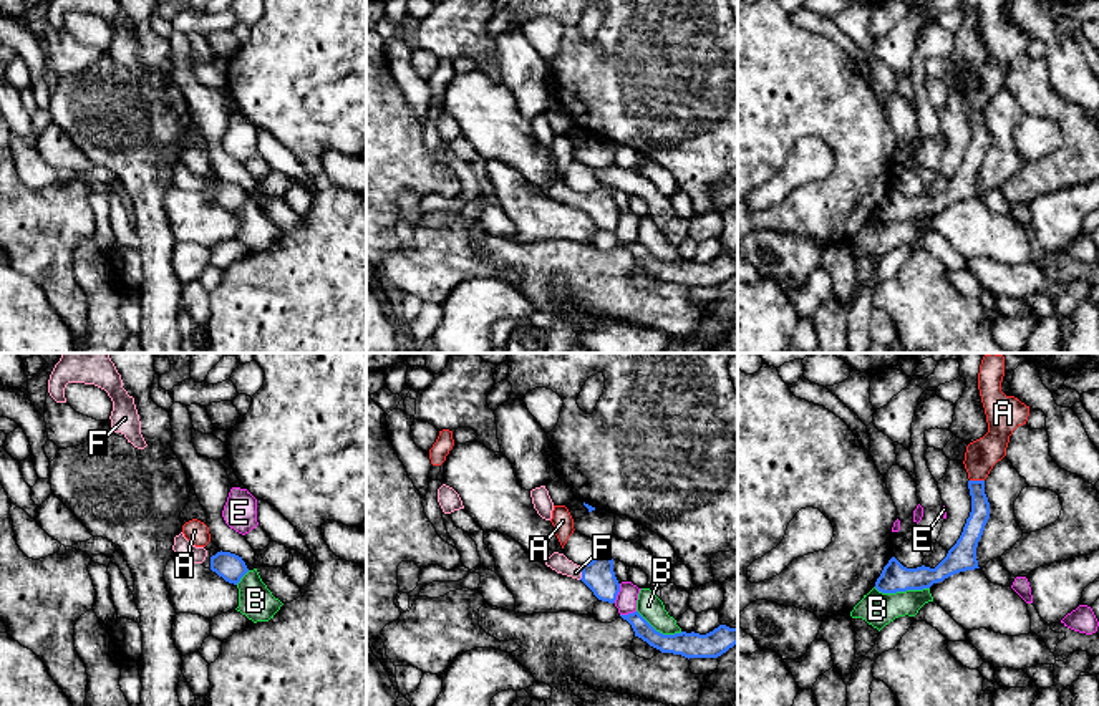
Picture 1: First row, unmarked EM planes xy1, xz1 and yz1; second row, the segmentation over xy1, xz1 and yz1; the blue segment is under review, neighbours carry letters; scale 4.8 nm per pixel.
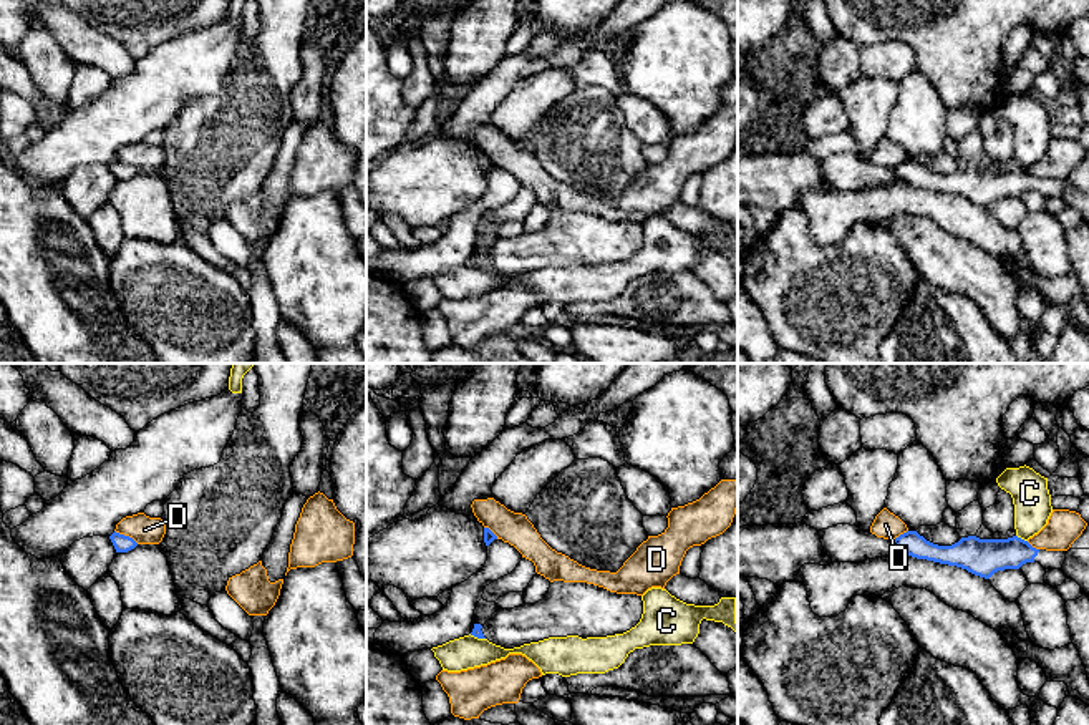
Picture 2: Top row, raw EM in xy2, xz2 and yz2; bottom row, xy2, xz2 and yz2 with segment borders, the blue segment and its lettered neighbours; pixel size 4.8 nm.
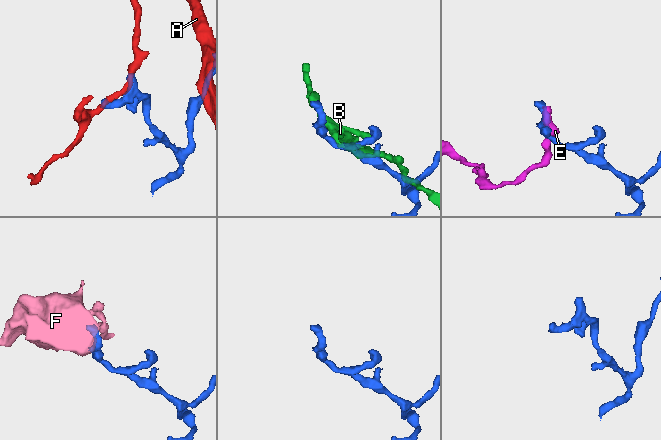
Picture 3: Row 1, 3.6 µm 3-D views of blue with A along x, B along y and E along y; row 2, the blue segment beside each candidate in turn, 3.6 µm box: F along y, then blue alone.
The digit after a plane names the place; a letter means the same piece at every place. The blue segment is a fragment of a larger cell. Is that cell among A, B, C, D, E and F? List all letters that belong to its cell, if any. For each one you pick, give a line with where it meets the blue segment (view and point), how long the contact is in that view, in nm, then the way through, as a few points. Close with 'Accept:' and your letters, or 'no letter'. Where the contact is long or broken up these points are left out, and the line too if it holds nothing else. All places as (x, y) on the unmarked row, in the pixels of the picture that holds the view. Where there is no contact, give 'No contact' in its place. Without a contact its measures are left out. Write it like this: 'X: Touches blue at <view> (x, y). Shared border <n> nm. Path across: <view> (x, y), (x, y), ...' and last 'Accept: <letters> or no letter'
F: Touches blue at xz1 (582, 201). Shared border 70 nm. Path across: xz1 (599, 204), (582, 201), (559, 191)
Accept: F

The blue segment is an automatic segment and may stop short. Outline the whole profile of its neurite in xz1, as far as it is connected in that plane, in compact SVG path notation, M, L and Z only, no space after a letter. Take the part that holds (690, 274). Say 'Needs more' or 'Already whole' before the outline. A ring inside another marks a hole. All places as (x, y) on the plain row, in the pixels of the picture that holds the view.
Already whole. M638 240L620 244L627 249L635 265L646 270L661 282L681 283L685 287L718 287L738 272L738 257L719 254L706 264L700 262L675 262L663 264L656 260Z

